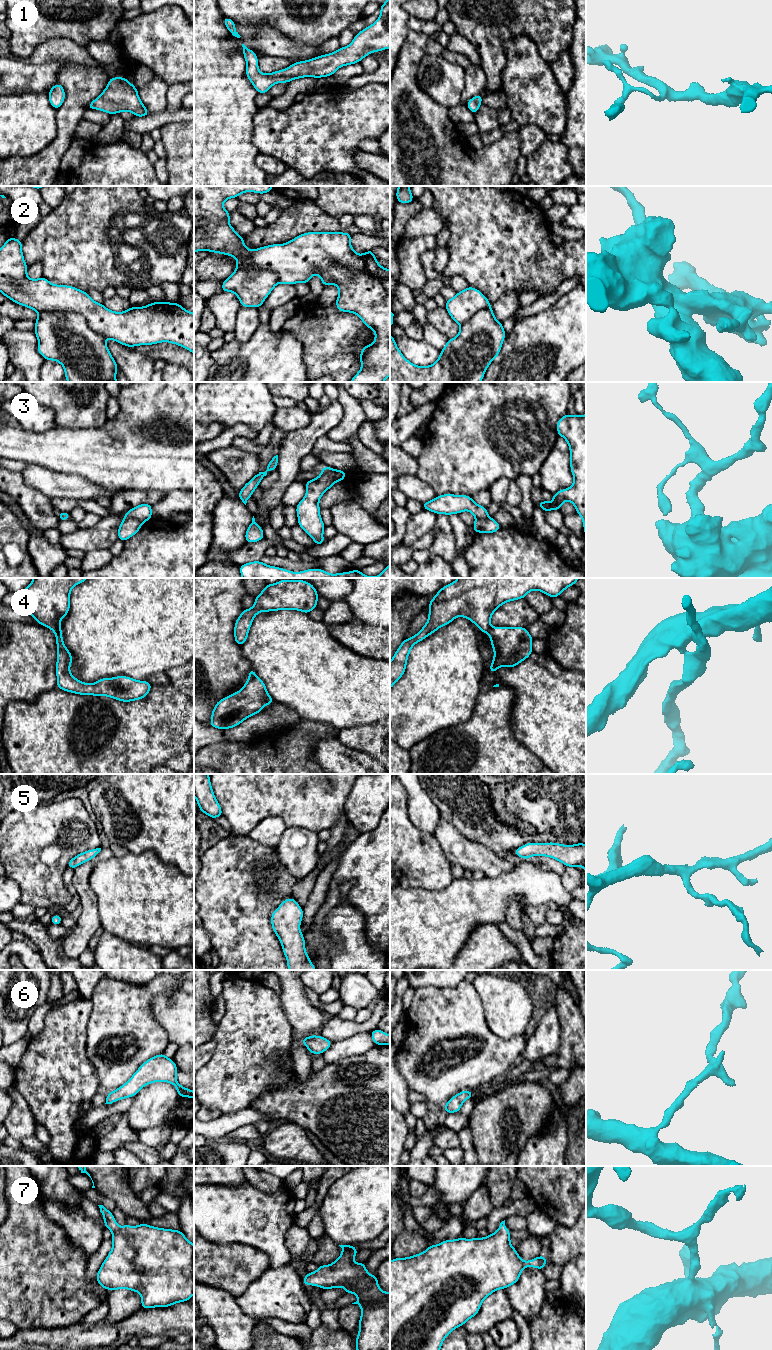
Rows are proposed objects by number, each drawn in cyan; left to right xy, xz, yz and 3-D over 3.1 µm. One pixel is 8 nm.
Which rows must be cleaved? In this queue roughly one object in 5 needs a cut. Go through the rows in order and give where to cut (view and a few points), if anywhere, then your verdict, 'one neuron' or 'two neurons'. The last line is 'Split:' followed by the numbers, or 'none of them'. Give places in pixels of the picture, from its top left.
1: cut none; one neuron
2: cut xy (38, 312), (79, 313), (91, 328), (105, 337); two neurons
3: cut xz (321, 472), (331, 472), (337, 480); two neurons
4: cut xy (60, 627), (54, 631); two neurons
5: cut none; one neuron
6: cut none; one neuron
7: cut none; one neuron
Split: 2, 3, 4

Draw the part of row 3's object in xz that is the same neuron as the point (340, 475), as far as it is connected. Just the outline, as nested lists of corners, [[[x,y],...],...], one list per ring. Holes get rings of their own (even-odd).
[[[322,466],[322,473],[332,472],[337,481],[343,481],[346,478],[346,471],[331,469],[330,467]]]

